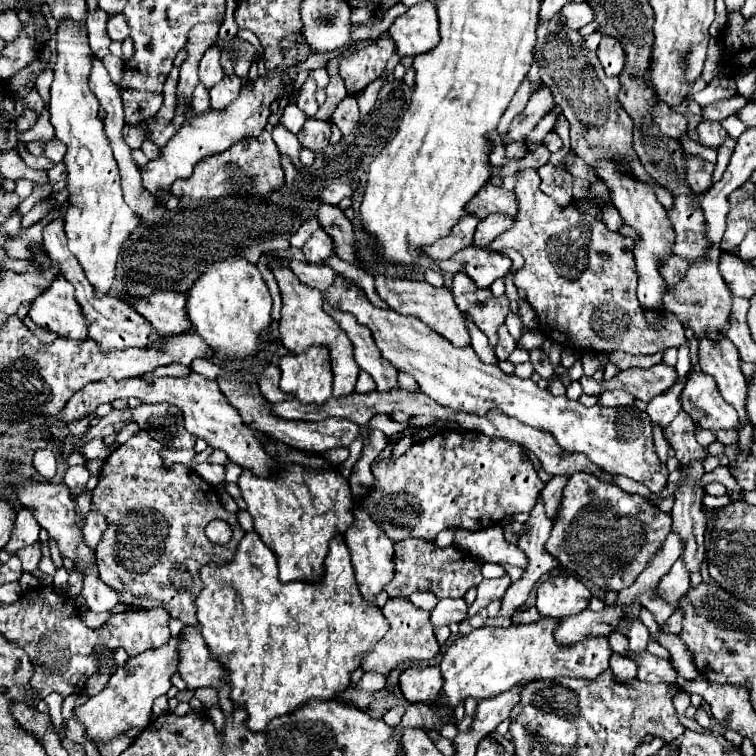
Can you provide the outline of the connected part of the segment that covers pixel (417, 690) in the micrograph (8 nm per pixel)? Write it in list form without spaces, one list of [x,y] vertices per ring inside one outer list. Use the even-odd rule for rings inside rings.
[[[412,665],[400,673],[402,695],[414,701],[434,701],[442,687],[440,669],[434,665]]]

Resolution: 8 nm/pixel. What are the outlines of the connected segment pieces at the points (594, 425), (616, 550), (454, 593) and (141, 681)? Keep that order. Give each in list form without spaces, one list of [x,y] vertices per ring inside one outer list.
[[[336,277],[332,287],[326,289],[324,299],[332,305],[338,307],[340,311],[352,313],[360,325],[366,325],[372,331],[374,343],[380,349],[380,355],[384,361],[388,361],[392,367],[398,371],[404,371],[416,379],[420,389],[432,397],[436,403],[450,407],[454,411],[464,411],[464,413],[474,413],[474,415],[486,415],[490,409],[500,409],[508,417],[516,417],[520,423],[530,425],[542,433],[550,433],[556,443],[560,445],[562,451],[572,451],[572,453],[584,453],[592,463],[596,463],[600,469],[616,475],[626,475],[634,481],[644,483],[652,493],[660,493],[666,483],[668,483],[668,469],[658,461],[658,455],[654,451],[654,441],[652,441],[652,427],[650,427],[650,417],[646,411],[640,411],[638,407],[584,407],[578,401],[570,401],[566,397],[554,397],[550,391],[540,389],[536,383],[530,379],[520,379],[518,375],[506,375],[500,371],[498,365],[486,365],[478,359],[472,347],[452,347],[448,339],[444,339],[440,333],[436,333],[432,327],[428,327],[424,321],[420,321],[414,315],[400,315],[392,309],[380,309],[370,303],[362,287],[354,281],[348,281],[344,277]]]
[[[580,471],[564,487],[562,505],[546,541],[546,551],[572,575],[620,591],[638,579],[648,559],[664,545],[664,539],[672,531],[670,515],[648,499],[622,491],[616,483],[600,483],[594,475]]]
[[[404,539],[402,543],[394,545],[394,563],[396,563],[396,575],[394,579],[384,587],[384,591],[390,597],[410,597],[418,589],[428,589],[436,593],[438,599],[442,597],[464,597],[466,591],[472,585],[478,585],[484,577],[480,573],[480,563],[466,555],[466,551],[460,551],[450,545],[446,549],[434,547],[434,543],[424,539]]]
[[[172,637],[164,647],[144,651],[136,657],[130,657],[126,665],[118,667],[110,677],[108,685],[84,705],[74,707],[74,719],[86,727],[84,737],[92,743],[108,743],[114,737],[124,735],[132,727],[144,727],[150,721],[152,703],[156,697],[164,695],[172,683],[170,677],[176,673],[178,665],[178,639]]]

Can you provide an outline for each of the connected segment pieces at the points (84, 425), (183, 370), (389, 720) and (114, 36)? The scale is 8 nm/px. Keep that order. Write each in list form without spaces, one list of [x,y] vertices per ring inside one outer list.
[[[90,413],[90,415],[87,415],[86,417],[84,417],[84,419],[74,421],[72,425],[68,425],[70,433],[72,433],[72,435],[84,435],[84,433],[88,431],[88,427],[90,427],[90,421],[92,421],[95,416],[95,413]]]
[[[173,363],[168,366],[160,366],[152,372],[141,375],[148,382],[152,382],[154,377],[172,376],[172,377],[184,377],[192,372],[190,366]]]
[[[403,706],[392,708],[384,715],[383,720],[391,727],[396,727],[400,723],[404,712],[405,708]]]
[[[118,13],[118,15],[112,15],[110,21],[108,21],[108,35],[112,41],[124,41],[130,31],[128,31],[128,23],[124,19],[124,13]]]

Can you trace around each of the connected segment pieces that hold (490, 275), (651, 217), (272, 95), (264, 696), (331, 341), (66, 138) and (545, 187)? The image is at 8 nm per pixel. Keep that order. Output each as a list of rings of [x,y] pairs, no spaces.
[[[474,245],[460,249],[446,261],[438,261],[438,269],[452,275],[458,271],[464,271],[478,283],[478,287],[490,287],[496,279],[504,277],[510,267],[512,267],[512,261],[508,257],[490,253]]]
[[[602,163],[598,167],[594,167],[594,171],[604,179],[604,183],[608,185],[608,189],[612,191],[612,203],[616,205],[616,209],[620,211],[622,219],[626,225],[630,225],[632,229],[638,231],[638,241],[634,243],[634,259],[636,259],[636,271],[638,271],[638,299],[640,305],[644,309],[644,317],[646,323],[650,327],[660,327],[664,321],[664,313],[658,311],[662,307],[662,299],[668,291],[668,285],[660,273],[662,261],[668,259],[668,255],[672,255],[672,247],[674,247],[674,239],[676,233],[672,231],[672,223],[668,219],[666,209],[660,205],[660,201],[656,199],[654,191],[650,187],[646,187],[640,181],[634,181],[632,177],[618,177],[616,175],[616,167],[610,163]]]
[[[288,37],[284,39],[282,43],[282,49],[284,49],[284,63],[274,71],[274,73],[268,73],[266,77],[258,77],[254,81],[254,89],[248,89],[246,85],[242,87],[240,91],[240,97],[236,101],[232,101],[226,109],[222,109],[220,113],[202,113],[198,119],[192,119],[192,121],[184,121],[182,129],[168,141],[166,147],[162,147],[162,157],[156,159],[156,161],[150,161],[148,167],[142,167],[142,179],[144,179],[144,187],[148,191],[152,191],[156,195],[158,189],[170,189],[170,185],[182,177],[182,179],[188,179],[192,175],[192,169],[194,165],[206,157],[206,155],[212,155],[212,153],[222,153],[224,149],[228,149],[232,143],[236,143],[238,139],[242,137],[256,137],[260,135],[260,131],[264,129],[266,121],[268,121],[268,115],[270,115],[270,103],[274,99],[280,99],[284,93],[290,95],[292,93],[292,85],[284,85],[280,81],[280,73],[284,69],[288,69],[290,65],[298,63],[300,59],[308,57],[312,53],[312,49],[304,43],[304,39],[300,37],[298,39],[300,45],[296,45],[296,39],[294,37]]]
[[[246,533],[244,539],[240,541],[238,545],[238,551],[234,553],[234,561],[228,563],[226,567],[204,567],[200,571],[200,579],[204,583],[204,589],[202,593],[198,595],[196,599],[196,617],[198,617],[198,623],[200,623],[200,631],[206,639],[206,645],[210,649],[210,653],[220,661],[220,665],[224,667],[224,681],[228,683],[230,687],[230,701],[234,707],[244,707],[244,711],[248,713],[244,725],[250,729],[250,731],[264,731],[266,725],[274,719],[274,717],[282,717],[282,715],[288,715],[300,707],[304,707],[304,703],[312,701],[312,699],[318,699],[318,701],[332,701],[336,699],[336,695],[340,695],[340,691],[344,691],[344,687],[350,687],[352,685],[352,673],[356,669],[360,669],[360,663],[364,659],[364,655],[368,651],[372,651],[372,645],[378,643],[378,639],[384,637],[384,633],[388,631],[388,621],[386,617],[382,615],[380,607],[374,607],[374,603],[366,603],[358,591],[358,583],[354,579],[354,569],[352,569],[352,563],[350,563],[350,553],[348,553],[348,547],[344,543],[344,539],[338,535],[332,539],[330,543],[330,551],[328,551],[328,557],[326,557],[326,563],[324,563],[324,581],[320,585],[312,585],[312,583],[302,583],[302,581],[294,581],[294,583],[288,583],[288,585],[282,585],[278,581],[278,565],[276,565],[276,555],[262,543],[262,539],[258,537],[258,533]]]
[[[270,259],[270,267],[276,275],[276,281],[278,281],[280,293],[282,293],[282,301],[284,301],[282,319],[278,321],[282,345],[292,353],[304,353],[312,345],[326,347],[330,351],[330,361],[332,361],[332,371],[334,371],[334,389],[354,387],[360,369],[352,355],[352,343],[350,343],[348,335],[344,335],[344,331],[340,331],[340,325],[322,309],[322,305],[324,305],[322,293],[302,285],[296,279],[296,275],[290,271],[288,263],[278,263],[276,259]]]
[[[64,21],[58,25],[56,37],[58,61],[54,65],[54,83],[50,87],[50,123],[56,129],[56,137],[66,145],[64,165],[68,171],[66,189],[70,195],[66,201],[64,229],[72,255],[82,265],[98,295],[104,295],[114,279],[120,245],[128,239],[140,219],[122,199],[116,159],[104,131],[104,121],[98,117],[100,103],[96,103],[96,95],[88,87],[92,59],[88,33],[72,21]]]
[[[562,114],[559,115],[554,130],[560,136],[563,147],[560,151],[552,153],[548,163],[538,169],[538,175],[542,179],[540,189],[548,197],[556,199],[556,203],[560,203],[560,205],[570,205],[572,203],[572,181],[574,181],[574,177],[570,175],[570,171],[563,161],[570,151],[569,129],[569,122]]]

